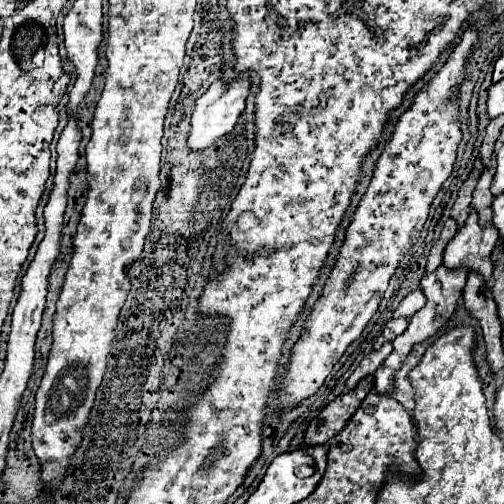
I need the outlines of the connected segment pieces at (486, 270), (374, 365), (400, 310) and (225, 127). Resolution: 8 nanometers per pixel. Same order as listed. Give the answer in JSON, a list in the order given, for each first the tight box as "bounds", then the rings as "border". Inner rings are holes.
[{"bounds":[444,210,498,282],"border":[[[472,210],[466,224],[456,232],[456,236],[450,240],[444,252],[444,266],[446,268],[460,268],[466,266],[468,270],[476,270],[484,276],[486,282],[490,282],[494,262],[492,262],[492,250],[498,242],[498,230],[496,226],[480,226],[478,212]]]},{"bounds":[346,342,392,390],"border":[[[386,342],[380,350],[374,350],[374,352],[370,352],[360,364],[358,364],[358,368],[352,372],[352,376],[348,378],[348,382],[346,382],[346,386],[352,390],[352,388],[356,388],[356,384],[364,378],[364,376],[368,376],[368,374],[374,374],[376,370],[378,370],[378,366],[384,362],[384,358],[388,356],[392,352],[392,344],[390,342]]]},{"bounds":[392,290,426,318],"border":[[[414,290],[414,292],[410,292],[410,294],[398,304],[398,308],[392,312],[392,316],[394,316],[394,318],[400,318],[400,316],[410,318],[410,316],[414,316],[424,304],[426,304],[424,292],[422,292],[422,290]]]},{"bounds":[188,78,250,152],"border":[[[222,78],[214,80],[212,86],[196,100],[196,108],[194,108],[194,114],[192,114],[192,130],[190,130],[188,146],[194,152],[198,152],[198,150],[208,148],[210,144],[214,144],[220,136],[230,134],[232,128],[236,126],[238,116],[244,112],[248,94],[250,94],[250,80],[242,80],[242,78],[234,78],[232,82],[224,82]]]}]

